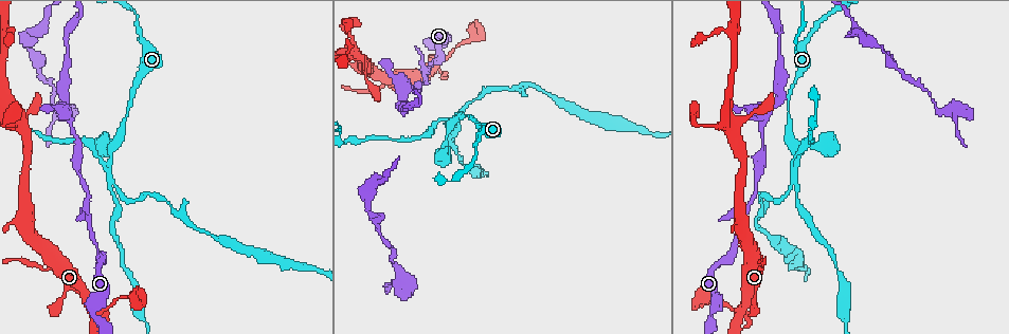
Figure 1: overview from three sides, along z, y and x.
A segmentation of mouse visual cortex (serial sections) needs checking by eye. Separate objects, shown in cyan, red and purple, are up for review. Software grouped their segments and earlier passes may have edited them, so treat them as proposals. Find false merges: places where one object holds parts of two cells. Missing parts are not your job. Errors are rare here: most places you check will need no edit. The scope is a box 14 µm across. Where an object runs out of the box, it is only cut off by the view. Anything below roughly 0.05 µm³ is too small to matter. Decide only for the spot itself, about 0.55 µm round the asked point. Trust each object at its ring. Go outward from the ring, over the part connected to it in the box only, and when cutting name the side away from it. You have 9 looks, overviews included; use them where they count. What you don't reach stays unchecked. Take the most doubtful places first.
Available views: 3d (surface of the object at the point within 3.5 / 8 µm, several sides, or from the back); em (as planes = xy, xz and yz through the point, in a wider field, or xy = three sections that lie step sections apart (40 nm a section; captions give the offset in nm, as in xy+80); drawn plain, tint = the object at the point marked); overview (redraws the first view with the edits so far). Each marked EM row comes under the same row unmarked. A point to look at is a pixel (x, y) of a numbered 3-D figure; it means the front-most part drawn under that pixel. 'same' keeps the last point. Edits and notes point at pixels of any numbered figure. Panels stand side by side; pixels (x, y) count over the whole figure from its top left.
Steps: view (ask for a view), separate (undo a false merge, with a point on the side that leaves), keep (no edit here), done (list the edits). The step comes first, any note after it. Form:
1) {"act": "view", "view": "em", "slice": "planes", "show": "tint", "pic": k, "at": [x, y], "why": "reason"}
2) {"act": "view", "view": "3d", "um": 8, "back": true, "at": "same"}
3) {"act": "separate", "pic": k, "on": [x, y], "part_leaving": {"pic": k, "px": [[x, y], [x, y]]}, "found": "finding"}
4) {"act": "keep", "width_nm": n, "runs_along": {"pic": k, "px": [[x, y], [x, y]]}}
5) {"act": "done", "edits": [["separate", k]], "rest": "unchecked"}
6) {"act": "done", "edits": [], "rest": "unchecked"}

{"act": "view", "view": "3d", "um": 3.5, "pic": 1, "at": [108, 169], "why": "sharp bend"}

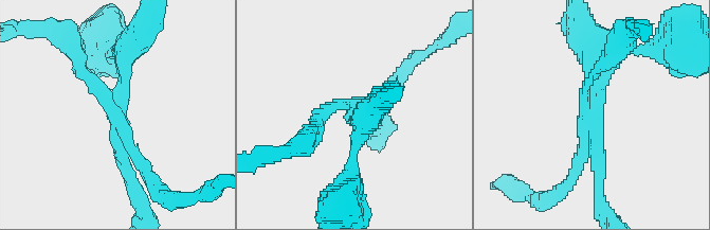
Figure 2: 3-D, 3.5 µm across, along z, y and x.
{"act": "view", "view": "em", "slice": "xy", "step": 2, "show": "tint", "pic": 2, "at": [595, 109], "arms": 4, "arm_widths_nm": [150, 150, 200, 350], "why": "now the EM"}

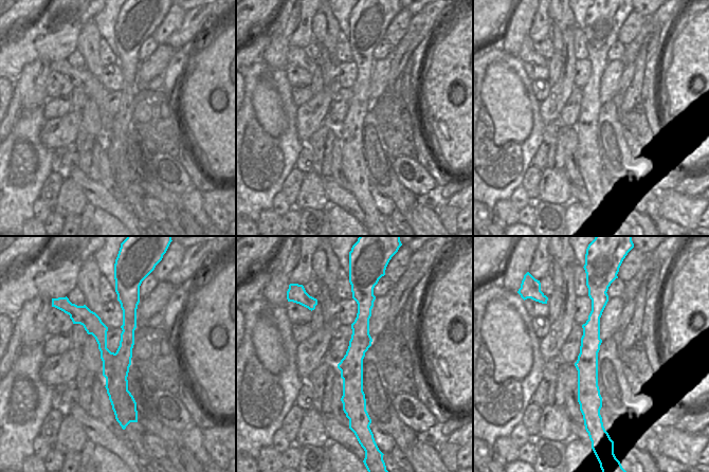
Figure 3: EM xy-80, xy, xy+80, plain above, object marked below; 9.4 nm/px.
{"act": "separate", "pic": 2, "on": [326, 107], "part_leaving": {"pic": 2, "px": [[586, 118], [576, 174], [550, 196]]}, "found": "two cells meet here"}

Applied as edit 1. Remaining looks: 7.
{"act": "view", "view": "3d", "um": 3.5, "pic": 1, "at": [424, 70], "why": "a fork"}

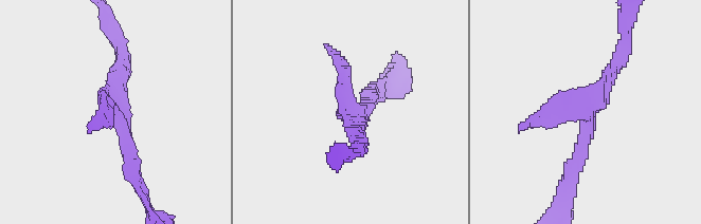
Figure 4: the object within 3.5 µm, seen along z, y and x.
{"act": "view", "view": "em", "slice": "xy", "step": 2, "show": "tint", "pic": 4, "at": [118, 115]}

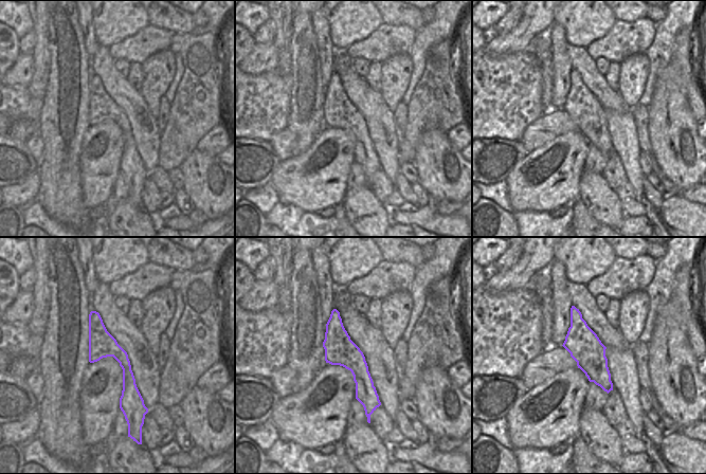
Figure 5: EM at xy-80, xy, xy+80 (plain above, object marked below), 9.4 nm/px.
{"act": "keep", "runs_along": {"pic": 5, "px": [[335, 312], [373, 407]]}, "found": "continuous, no second cell"}

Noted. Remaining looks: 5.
{"act": "view", "view": "3d", "um": 3.5, "pic": 1, "at": [480, 135], "why": "sudden change in width"}

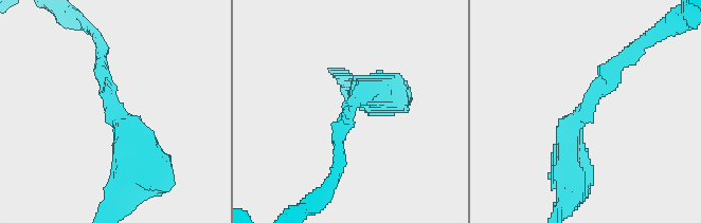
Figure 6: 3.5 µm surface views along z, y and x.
{"act": "view", "view": "em", "slice": "planes", "show": "tint", "pic": 6, "at": [585, 107], "arm_widths_nm": [200, 400], "why": "shape alone is not enough"}

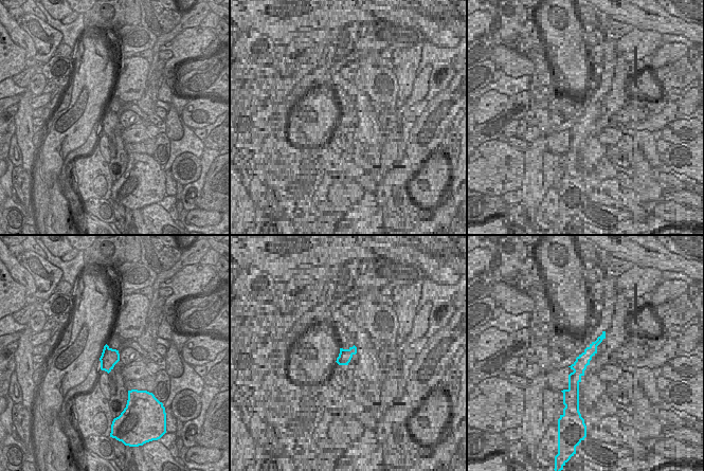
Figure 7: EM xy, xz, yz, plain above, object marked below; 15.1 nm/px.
{"act": "view", "view": "em", "slice": "xy", "step": 3, "show": "tint", "at": "same"}

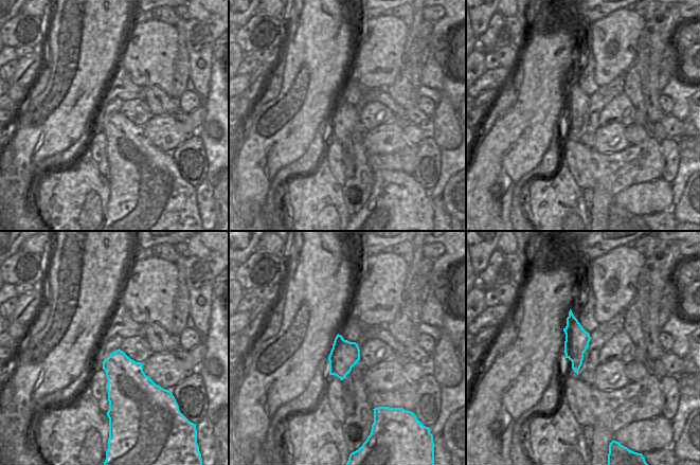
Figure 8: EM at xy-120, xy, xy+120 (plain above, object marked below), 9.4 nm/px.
{"act": "keep", "runs_along": {"pic": 6, "px": [[571, 168], [571, 126], [630, 51]]}, "found": "continuous, no second cell"}

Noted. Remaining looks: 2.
{"act": "view", "view": "3d", "um": 3.5, "pic": 1, "at": [737, 312], "why": "branch point"}

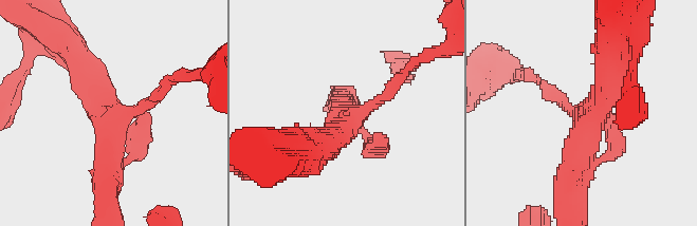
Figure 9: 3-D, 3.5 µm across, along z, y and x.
{"act": "view", "view": "em", "slice": "xy", "step": 3, "show": "tint", "pic": 9, "at": [589, 116], "arms": 3, "arm_widths_nm": [200, 250, 400]}

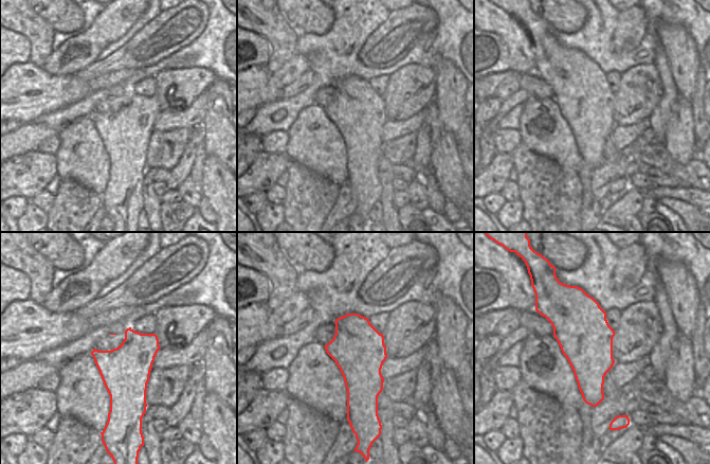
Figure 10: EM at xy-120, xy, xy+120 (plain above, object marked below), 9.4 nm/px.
{"act": "keep", "runs_along": {"pic": 9, "px": [[317, 151], [392, 90], [399, 78]]}, "found": "continuous, no second cell"}

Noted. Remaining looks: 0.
{"act": "done", "edits": [["separate", 2]], "rest": "unchecked"}

